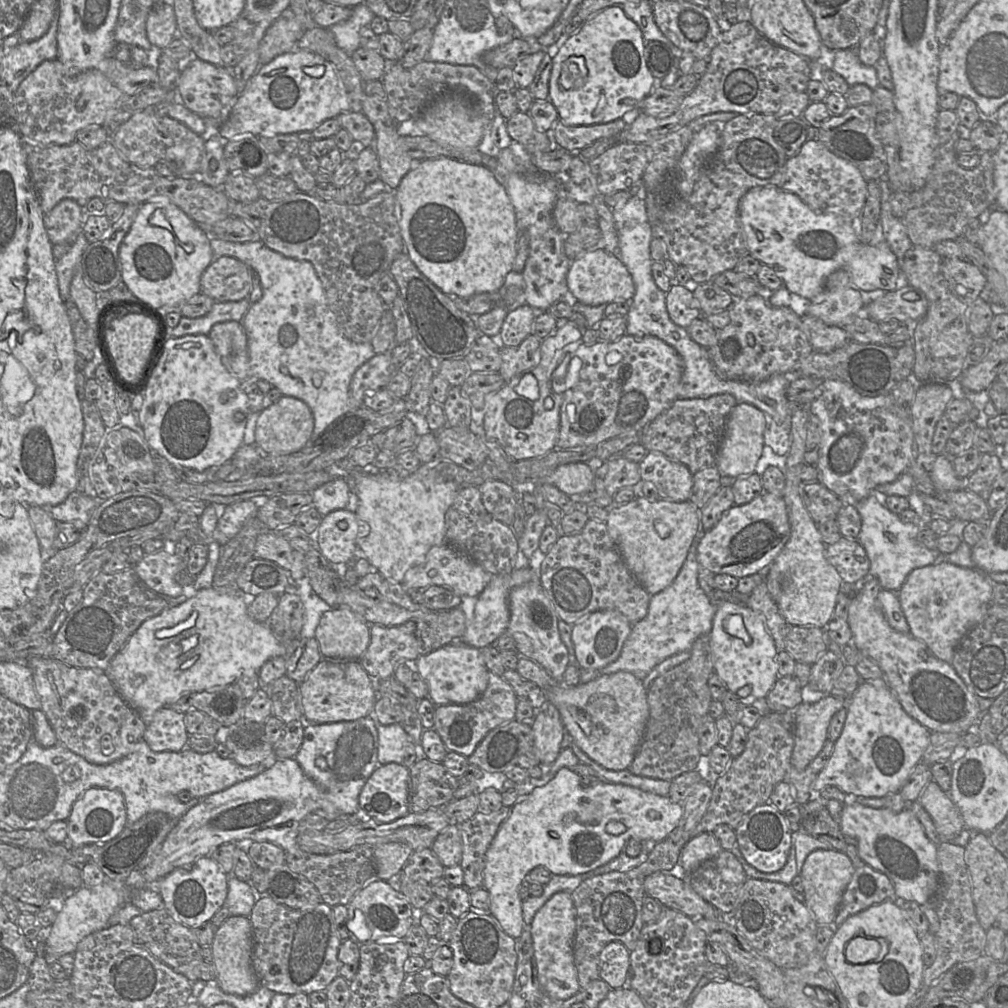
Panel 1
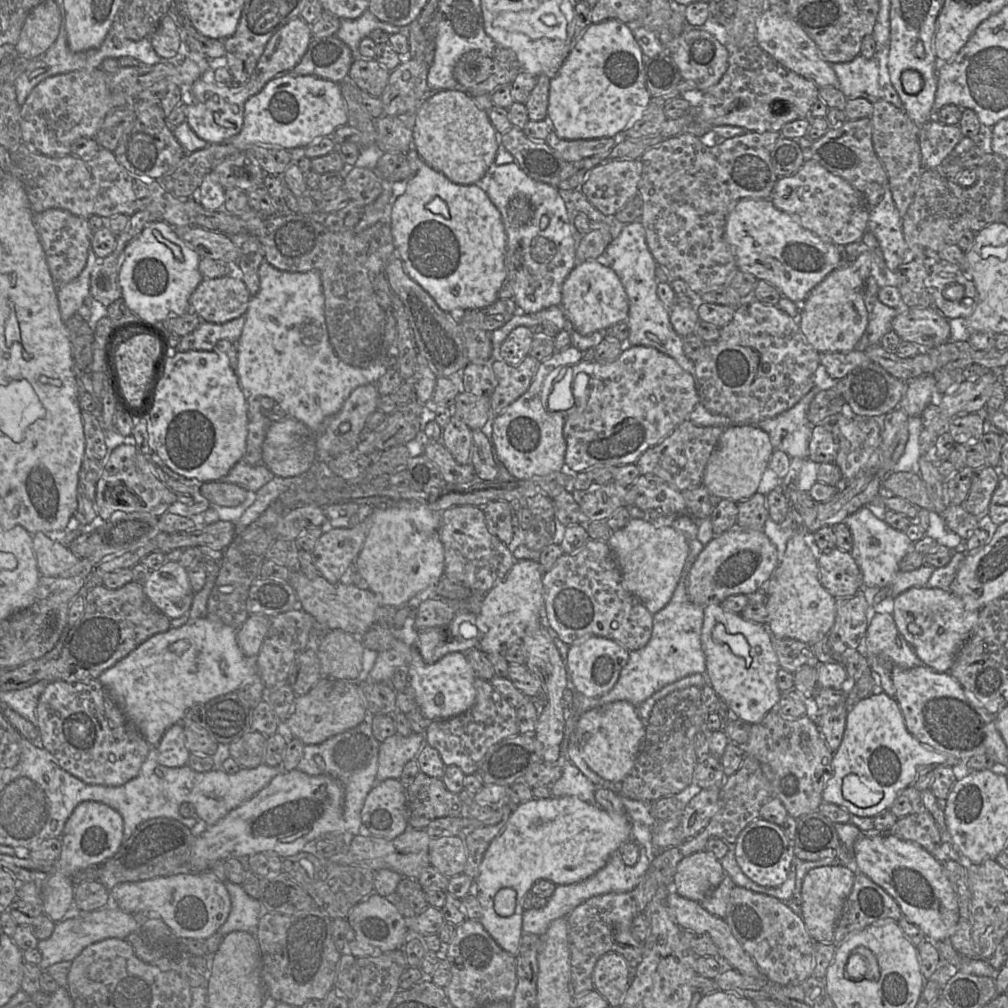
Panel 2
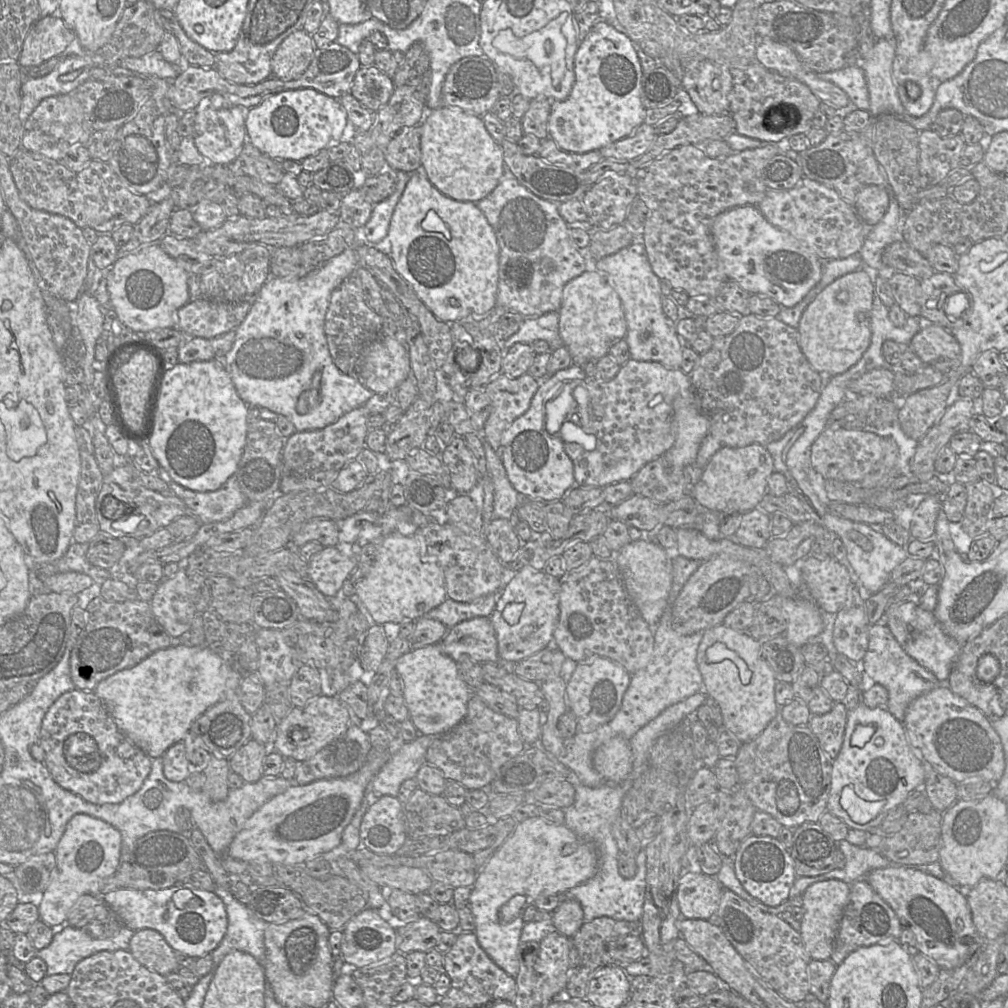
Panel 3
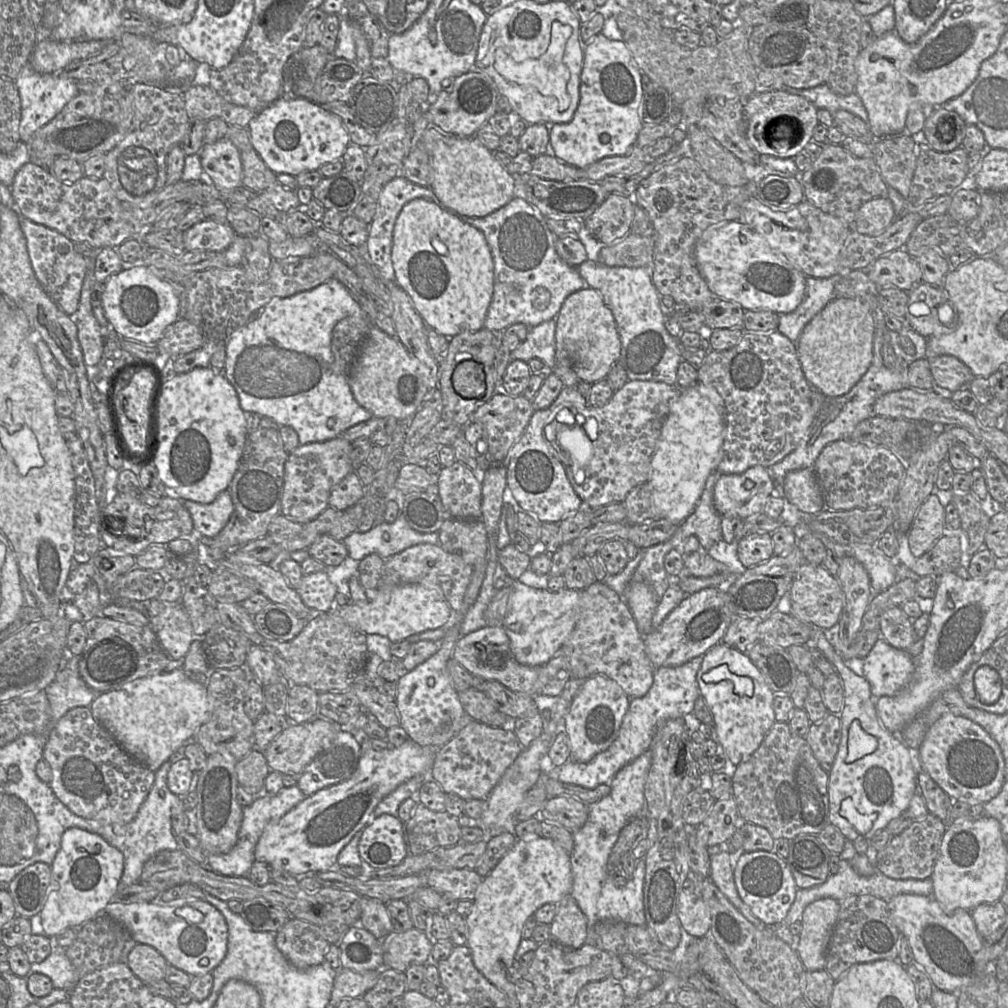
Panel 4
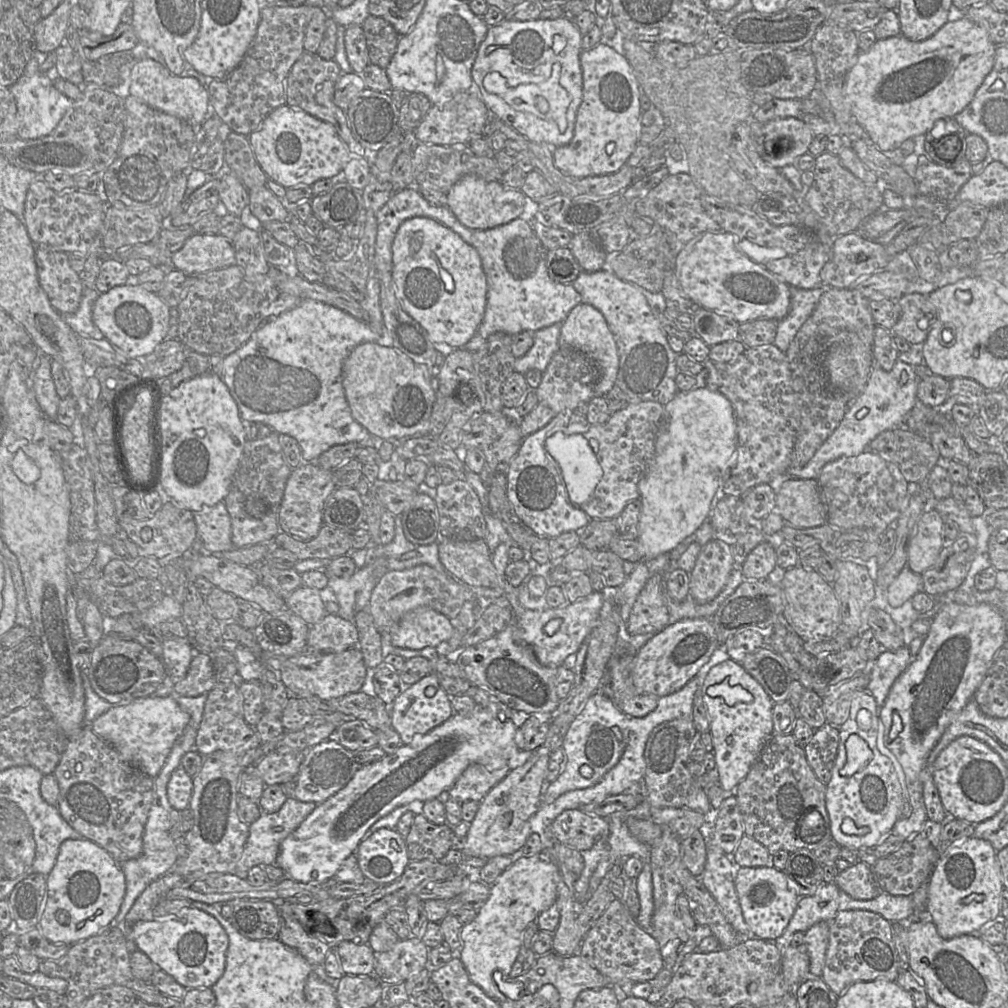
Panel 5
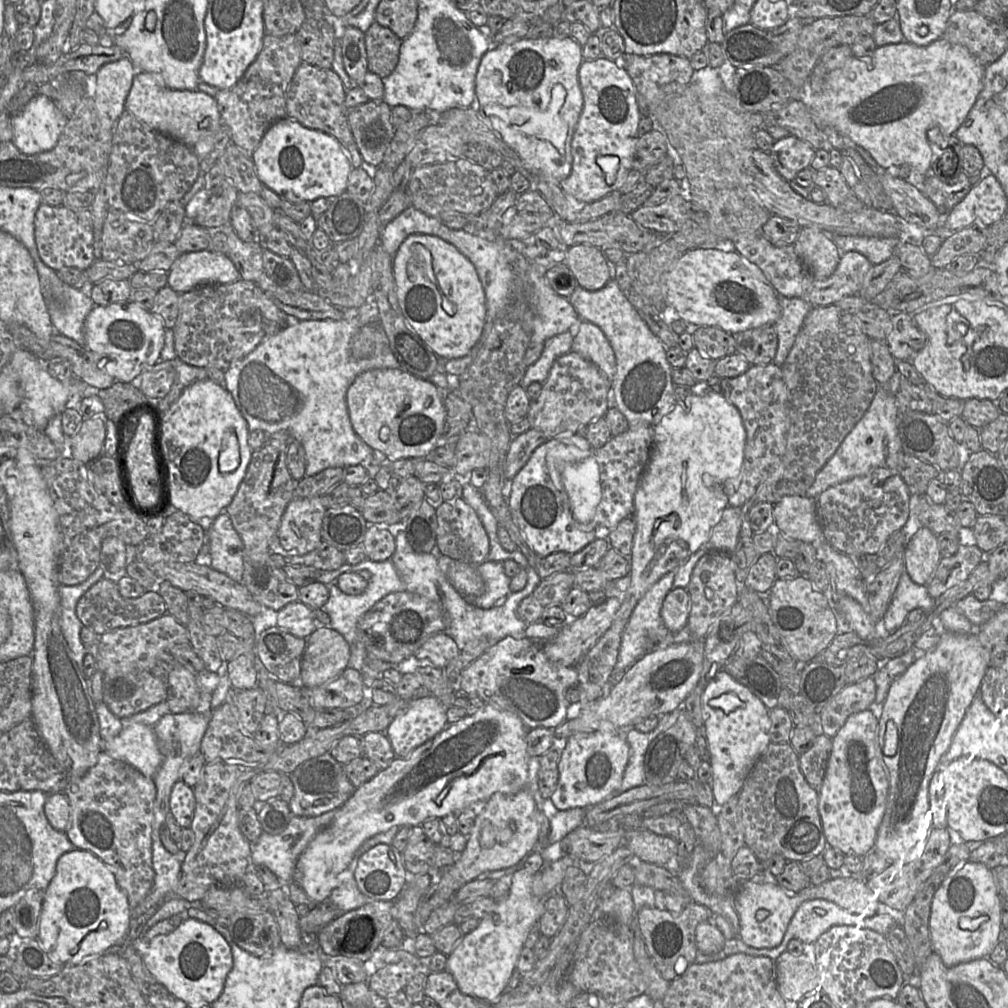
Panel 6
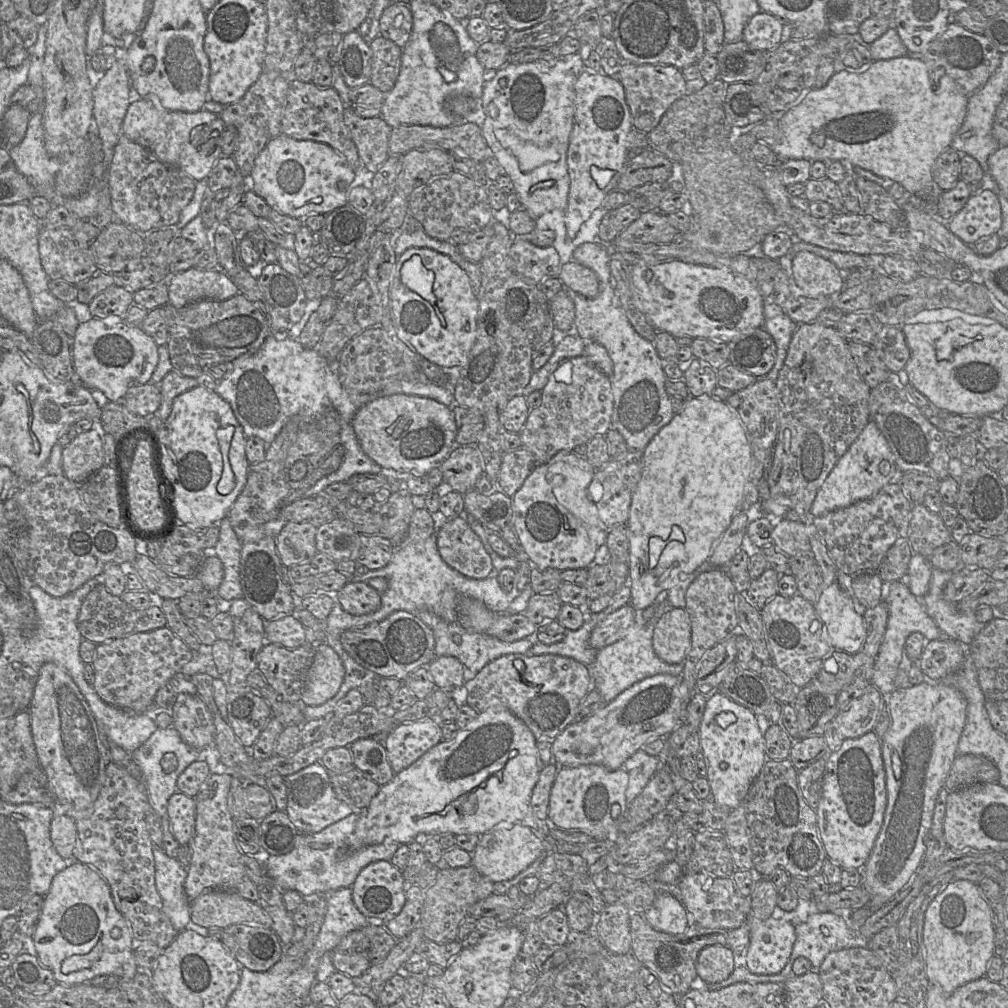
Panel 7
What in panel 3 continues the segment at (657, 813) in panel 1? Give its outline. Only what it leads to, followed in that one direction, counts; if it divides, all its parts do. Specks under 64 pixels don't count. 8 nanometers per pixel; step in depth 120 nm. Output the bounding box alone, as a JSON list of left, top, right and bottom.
[469,816,597,979]

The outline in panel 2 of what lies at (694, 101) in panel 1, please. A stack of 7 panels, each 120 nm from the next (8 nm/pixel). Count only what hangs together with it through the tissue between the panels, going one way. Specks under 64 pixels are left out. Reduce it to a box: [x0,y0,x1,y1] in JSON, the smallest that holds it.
[694,44,819,133]

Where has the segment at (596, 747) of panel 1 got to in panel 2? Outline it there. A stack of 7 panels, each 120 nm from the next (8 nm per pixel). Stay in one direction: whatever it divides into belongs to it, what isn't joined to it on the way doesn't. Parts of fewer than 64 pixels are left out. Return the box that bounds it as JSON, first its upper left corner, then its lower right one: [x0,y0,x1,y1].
[575,700,646,785]

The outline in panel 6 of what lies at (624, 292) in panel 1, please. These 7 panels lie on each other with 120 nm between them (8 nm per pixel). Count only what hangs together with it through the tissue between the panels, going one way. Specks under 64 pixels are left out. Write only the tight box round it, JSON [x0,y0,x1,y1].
[572,320,616,382]

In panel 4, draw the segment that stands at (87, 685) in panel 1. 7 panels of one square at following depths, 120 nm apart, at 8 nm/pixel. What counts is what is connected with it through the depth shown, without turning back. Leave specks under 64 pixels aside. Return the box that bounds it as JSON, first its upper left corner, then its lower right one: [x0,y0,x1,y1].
[43,707,155,825]

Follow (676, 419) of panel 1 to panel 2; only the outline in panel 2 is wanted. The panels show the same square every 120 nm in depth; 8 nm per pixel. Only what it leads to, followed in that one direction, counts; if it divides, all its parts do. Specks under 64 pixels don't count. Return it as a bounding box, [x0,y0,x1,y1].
[636,420,726,492]

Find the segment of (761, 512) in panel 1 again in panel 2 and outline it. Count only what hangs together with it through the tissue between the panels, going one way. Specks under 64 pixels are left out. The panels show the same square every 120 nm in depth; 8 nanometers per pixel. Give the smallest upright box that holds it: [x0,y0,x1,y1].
[687,524,777,607]

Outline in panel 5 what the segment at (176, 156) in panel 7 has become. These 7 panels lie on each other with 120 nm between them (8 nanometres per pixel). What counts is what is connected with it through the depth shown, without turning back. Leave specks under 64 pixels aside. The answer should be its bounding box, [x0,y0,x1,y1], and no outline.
[128,58,211,133]

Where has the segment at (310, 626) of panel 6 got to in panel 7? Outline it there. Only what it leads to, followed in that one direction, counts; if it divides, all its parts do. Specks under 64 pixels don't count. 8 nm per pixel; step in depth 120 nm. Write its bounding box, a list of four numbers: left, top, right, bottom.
[264,614,306,649]

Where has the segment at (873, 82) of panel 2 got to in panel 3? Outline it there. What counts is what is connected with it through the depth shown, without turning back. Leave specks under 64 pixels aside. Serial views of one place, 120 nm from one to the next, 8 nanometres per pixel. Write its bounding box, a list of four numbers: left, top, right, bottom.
[819,63,869,111]

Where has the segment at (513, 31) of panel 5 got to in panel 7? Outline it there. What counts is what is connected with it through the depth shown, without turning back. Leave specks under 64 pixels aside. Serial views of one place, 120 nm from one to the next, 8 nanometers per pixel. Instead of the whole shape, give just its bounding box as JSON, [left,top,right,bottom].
[482,53,584,219]

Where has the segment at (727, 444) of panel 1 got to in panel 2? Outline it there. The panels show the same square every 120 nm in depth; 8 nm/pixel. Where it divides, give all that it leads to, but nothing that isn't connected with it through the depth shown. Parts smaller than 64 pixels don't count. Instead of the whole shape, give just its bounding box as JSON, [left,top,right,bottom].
[702,424,774,504]

